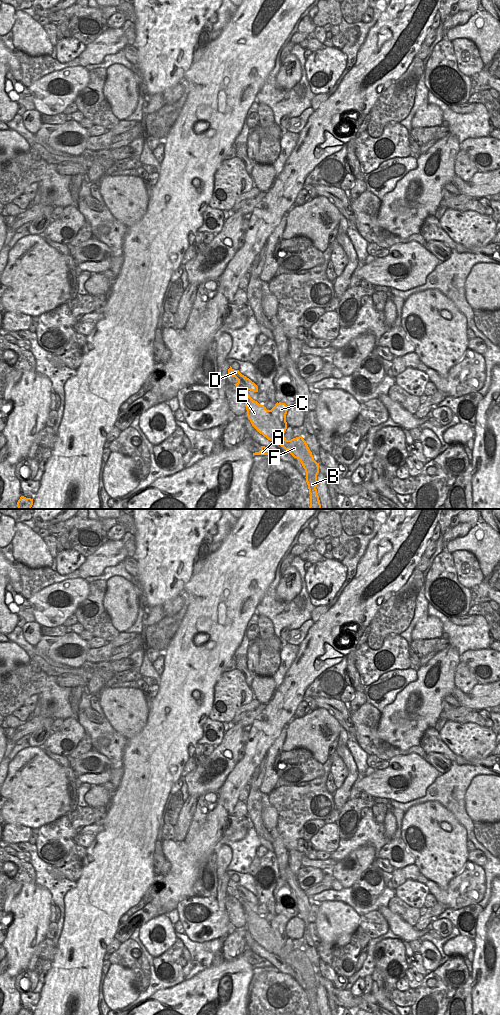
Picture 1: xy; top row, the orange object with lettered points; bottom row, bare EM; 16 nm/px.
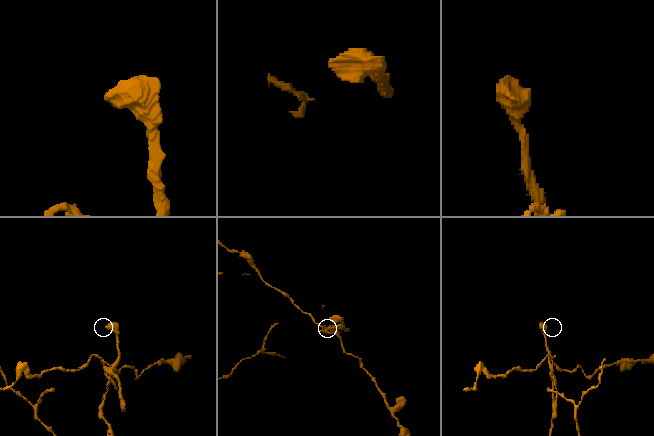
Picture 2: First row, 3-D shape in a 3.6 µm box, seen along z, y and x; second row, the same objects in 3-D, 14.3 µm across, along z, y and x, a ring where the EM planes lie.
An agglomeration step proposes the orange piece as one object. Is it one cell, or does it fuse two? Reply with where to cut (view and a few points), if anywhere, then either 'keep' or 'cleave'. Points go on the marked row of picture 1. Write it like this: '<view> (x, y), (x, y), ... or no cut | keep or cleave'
xy (249, 389), (246, 388), (241, 392) | cleave

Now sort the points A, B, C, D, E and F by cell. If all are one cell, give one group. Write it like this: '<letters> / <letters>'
A B C E F / D

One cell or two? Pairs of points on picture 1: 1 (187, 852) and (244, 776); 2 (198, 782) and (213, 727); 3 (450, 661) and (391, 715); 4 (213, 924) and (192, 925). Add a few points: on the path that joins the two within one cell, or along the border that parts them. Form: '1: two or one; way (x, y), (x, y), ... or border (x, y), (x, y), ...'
1: one; way (207, 835), (213, 829), (224, 808), (228, 795)
2: two; border (225, 733), (222, 741), (215, 747)
3: one; way (440, 678), (434, 687), (414, 691), (407, 698)
4: one; way (208, 924), (197, 925)

